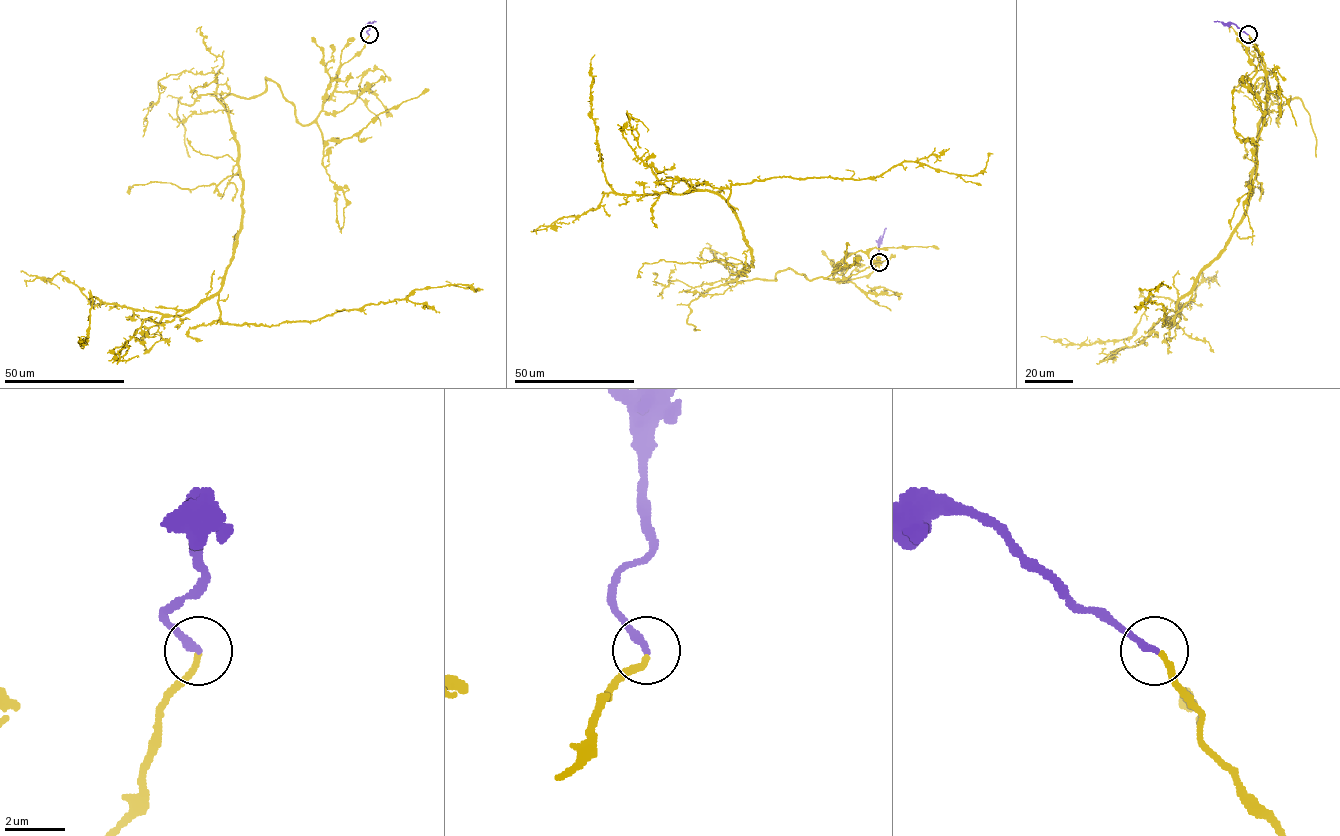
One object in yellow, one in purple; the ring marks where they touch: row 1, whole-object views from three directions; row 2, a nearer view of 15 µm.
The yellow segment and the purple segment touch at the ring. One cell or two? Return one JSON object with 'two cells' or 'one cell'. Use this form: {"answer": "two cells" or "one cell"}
{"answer": "one cell"}

